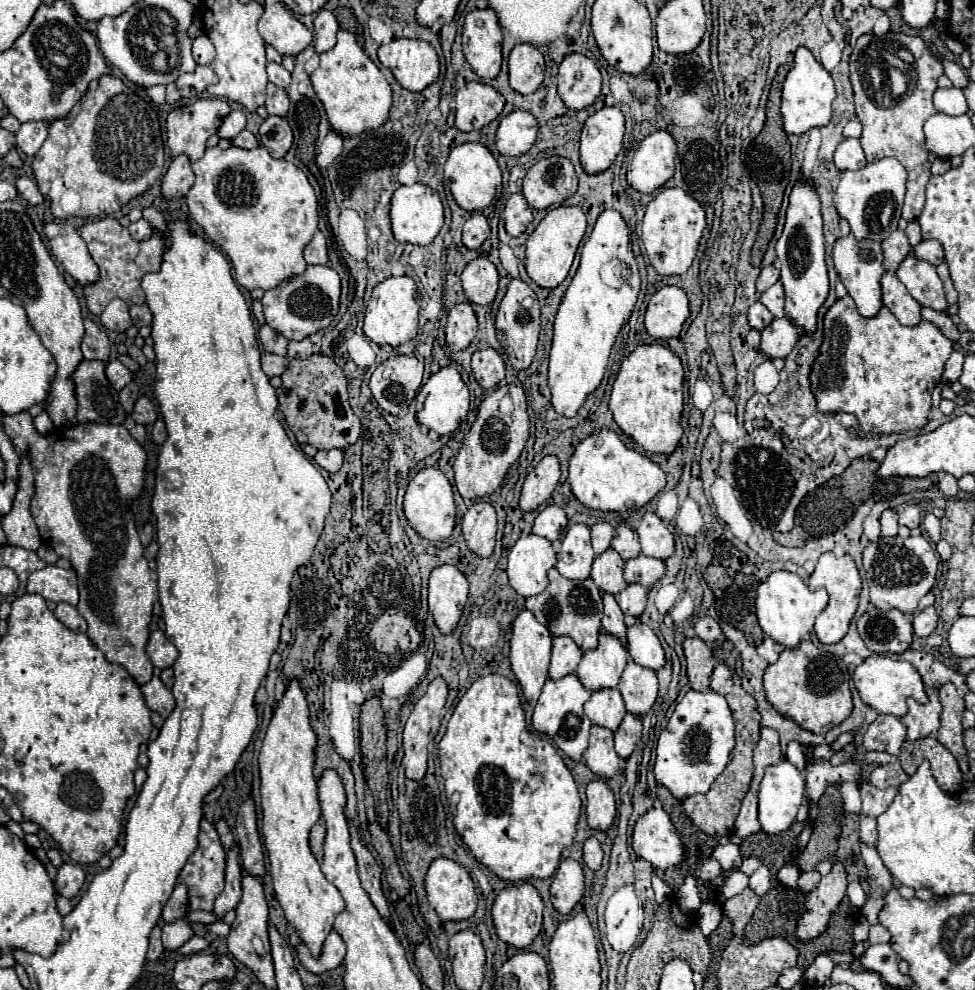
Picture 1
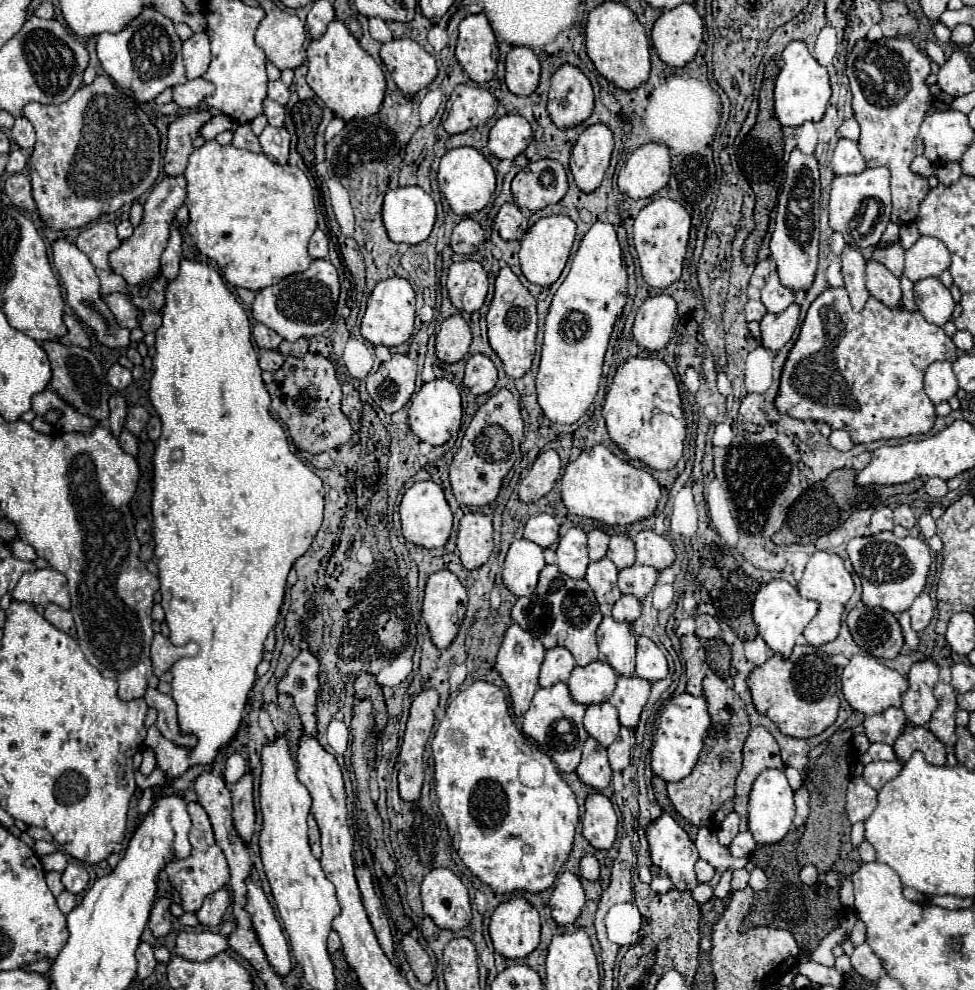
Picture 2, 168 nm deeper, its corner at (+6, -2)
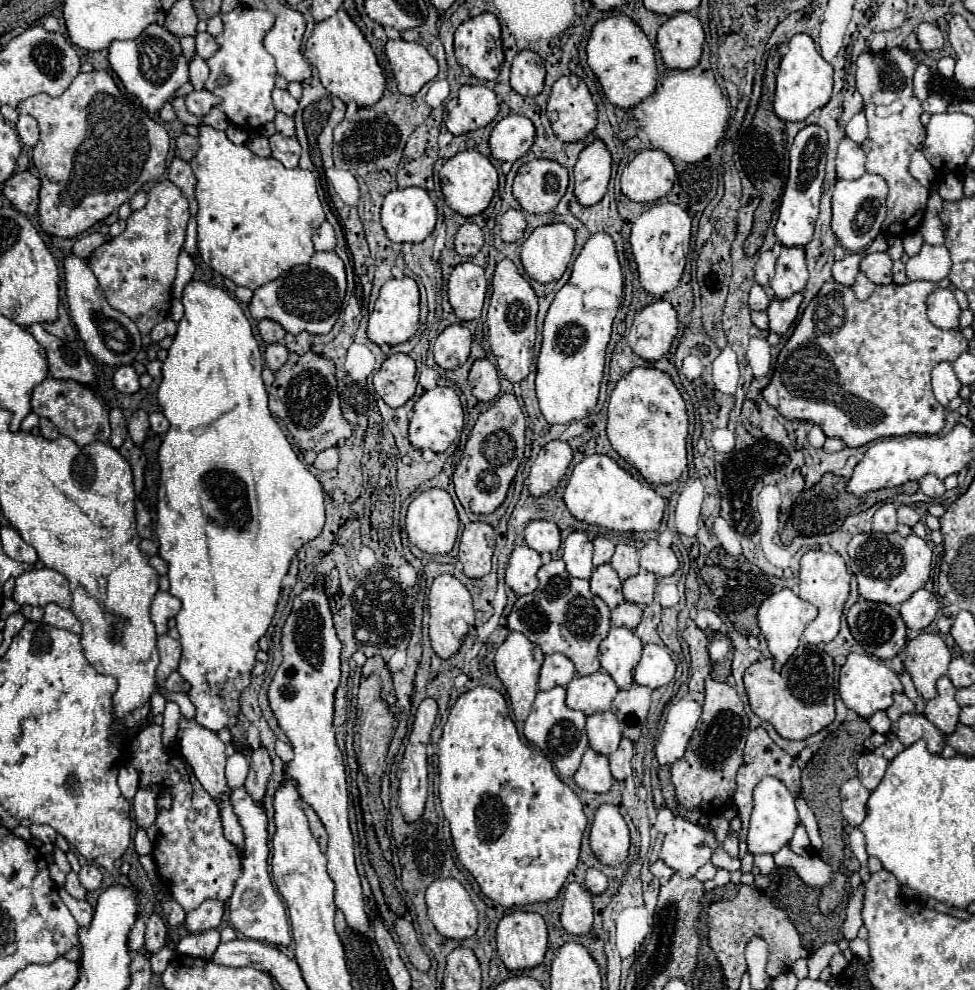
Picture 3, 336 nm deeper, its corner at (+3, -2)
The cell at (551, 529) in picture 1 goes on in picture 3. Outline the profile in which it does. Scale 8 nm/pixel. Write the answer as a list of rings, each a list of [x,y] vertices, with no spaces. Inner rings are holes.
[[[530,521],[524,529],[526,545],[538,553],[556,553],[560,547],[560,529],[552,521]]]

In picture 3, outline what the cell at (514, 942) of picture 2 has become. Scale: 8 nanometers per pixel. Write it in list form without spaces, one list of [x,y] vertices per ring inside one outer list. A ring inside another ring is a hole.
[[[512,911],[504,915],[496,929],[496,945],[498,957],[510,971],[540,965],[548,945],[542,915],[534,911]]]

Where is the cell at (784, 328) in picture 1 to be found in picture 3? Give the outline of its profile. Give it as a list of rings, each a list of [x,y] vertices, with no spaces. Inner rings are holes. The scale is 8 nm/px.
[[[796,293],[786,301],[778,301],[772,299],[770,307],[768,307],[768,319],[770,319],[770,331],[776,335],[784,335],[796,321],[798,317],[798,309],[802,303],[802,295]]]

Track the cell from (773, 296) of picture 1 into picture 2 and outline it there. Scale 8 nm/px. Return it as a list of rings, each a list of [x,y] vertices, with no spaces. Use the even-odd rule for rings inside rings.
[[[773,271],[767,285],[761,289],[761,301],[767,307],[767,311],[781,313],[793,303],[793,299],[795,299],[795,293],[789,287],[781,285],[777,271]]]

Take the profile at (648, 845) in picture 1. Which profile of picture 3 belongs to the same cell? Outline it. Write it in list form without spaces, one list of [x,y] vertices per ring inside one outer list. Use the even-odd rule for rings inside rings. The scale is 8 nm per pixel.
[[[676,817],[674,829],[664,837],[660,859],[684,879],[690,879],[710,861],[714,851],[716,837],[712,829],[702,829],[700,825]]]

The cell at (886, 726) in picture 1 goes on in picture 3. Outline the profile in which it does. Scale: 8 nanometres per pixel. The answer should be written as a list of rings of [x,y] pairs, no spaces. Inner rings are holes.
[[[896,693],[892,707],[886,709],[886,715],[890,717],[890,721],[898,721],[900,715],[912,713],[912,711],[914,711],[914,703],[912,703],[904,693]]]

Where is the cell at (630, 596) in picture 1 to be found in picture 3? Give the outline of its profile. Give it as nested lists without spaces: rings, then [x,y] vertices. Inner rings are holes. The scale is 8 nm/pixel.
[[[622,603],[616,609],[612,609],[612,623],[618,627],[628,627],[634,629],[642,619],[642,607],[636,603]]]

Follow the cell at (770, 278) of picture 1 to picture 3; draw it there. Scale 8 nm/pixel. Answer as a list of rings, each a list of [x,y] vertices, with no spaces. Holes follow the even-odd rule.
[[[766,251],[766,253],[760,253],[760,259],[754,267],[754,279],[758,285],[766,287],[770,283],[770,279],[774,277],[774,263],[776,263],[776,255],[774,251]]]

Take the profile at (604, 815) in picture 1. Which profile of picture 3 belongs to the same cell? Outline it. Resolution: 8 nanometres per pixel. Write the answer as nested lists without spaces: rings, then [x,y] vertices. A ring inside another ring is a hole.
[[[600,805],[590,827],[590,847],[604,865],[620,865],[628,857],[630,833],[616,805]]]

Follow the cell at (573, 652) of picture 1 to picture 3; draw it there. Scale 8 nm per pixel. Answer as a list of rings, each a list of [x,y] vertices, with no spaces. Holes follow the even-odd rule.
[[[562,653],[546,655],[542,671],[540,671],[540,689],[548,691],[556,685],[566,687],[574,675],[576,675],[576,667],[566,655]]]

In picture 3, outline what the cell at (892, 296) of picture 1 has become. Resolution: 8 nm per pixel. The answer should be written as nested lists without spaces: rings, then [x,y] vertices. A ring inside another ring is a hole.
[[[868,253],[864,255],[860,263],[860,271],[866,273],[866,277],[874,285],[886,285],[892,283],[892,259],[888,253]]]

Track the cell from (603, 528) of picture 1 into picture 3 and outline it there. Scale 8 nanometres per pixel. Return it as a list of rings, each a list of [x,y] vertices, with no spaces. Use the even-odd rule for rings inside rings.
[[[596,537],[594,539],[594,565],[604,565],[612,559],[614,555],[614,543],[606,537]]]

